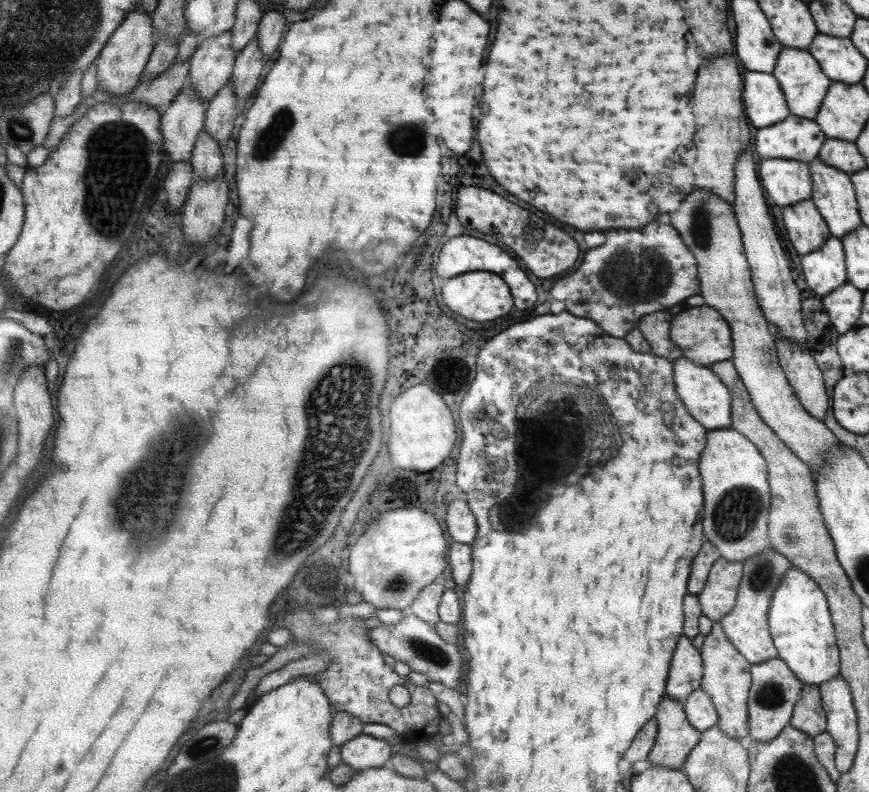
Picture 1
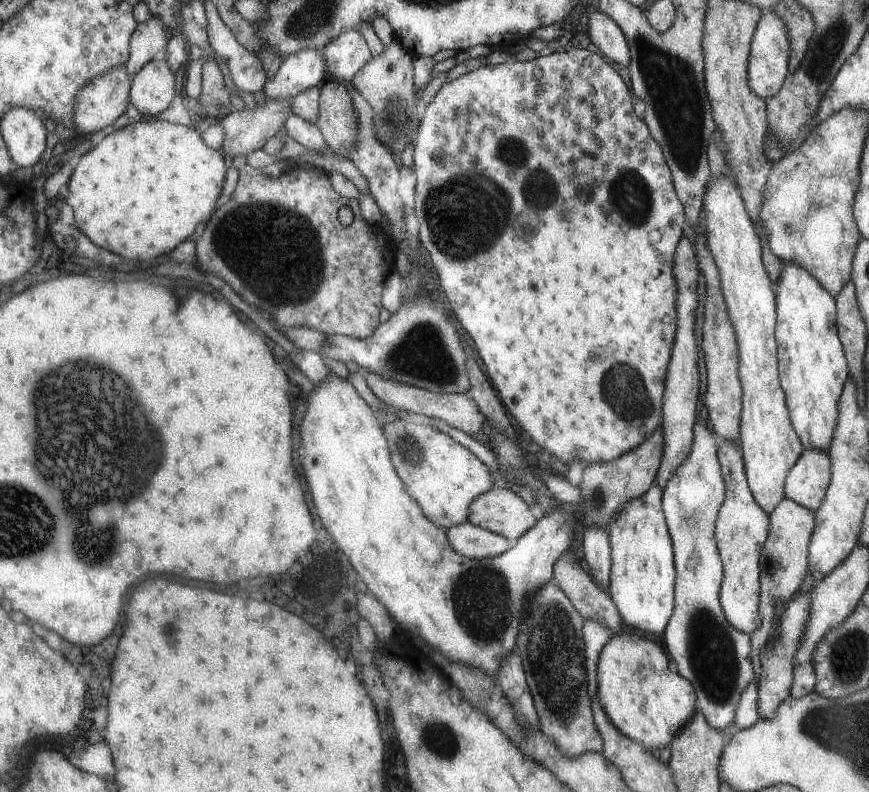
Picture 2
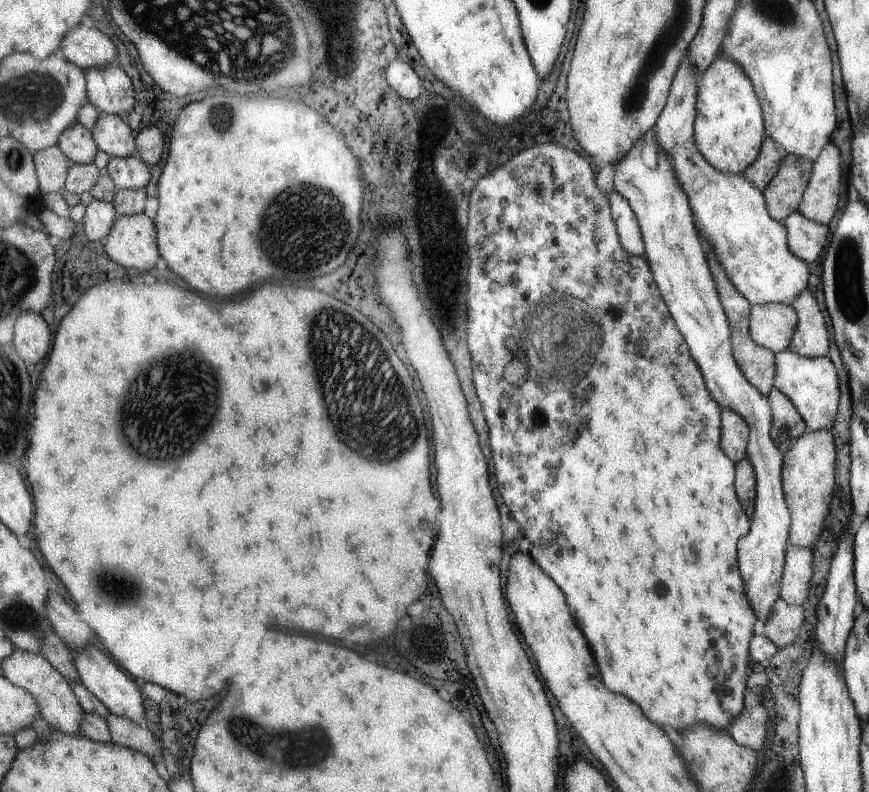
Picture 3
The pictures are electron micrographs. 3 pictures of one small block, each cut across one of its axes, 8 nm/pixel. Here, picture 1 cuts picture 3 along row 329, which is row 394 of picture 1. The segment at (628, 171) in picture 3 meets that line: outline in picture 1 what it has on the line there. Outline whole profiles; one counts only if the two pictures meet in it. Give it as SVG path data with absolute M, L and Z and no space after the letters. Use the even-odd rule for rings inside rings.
M680 357L673 361L675 367L675 384L678 387L680 399L691 414L702 423L708 431L730 429L732 426L731 394L728 387L710 366L705 367L698 363Z

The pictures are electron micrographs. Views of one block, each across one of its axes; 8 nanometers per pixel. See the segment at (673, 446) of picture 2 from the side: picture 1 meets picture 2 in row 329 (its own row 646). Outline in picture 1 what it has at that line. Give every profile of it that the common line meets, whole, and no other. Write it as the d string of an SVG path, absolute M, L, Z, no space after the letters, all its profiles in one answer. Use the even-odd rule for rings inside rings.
M686 636L680 638L667 678L667 698L684 701L696 688L701 688L702 659Z

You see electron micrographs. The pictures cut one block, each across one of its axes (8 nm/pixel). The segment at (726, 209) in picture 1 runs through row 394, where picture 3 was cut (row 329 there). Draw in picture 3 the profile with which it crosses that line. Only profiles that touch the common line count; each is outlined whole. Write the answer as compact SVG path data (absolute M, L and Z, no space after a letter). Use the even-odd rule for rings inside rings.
M755 305L752 306L750 317L750 331L754 342L775 353L789 349L799 322L797 310L792 305Z

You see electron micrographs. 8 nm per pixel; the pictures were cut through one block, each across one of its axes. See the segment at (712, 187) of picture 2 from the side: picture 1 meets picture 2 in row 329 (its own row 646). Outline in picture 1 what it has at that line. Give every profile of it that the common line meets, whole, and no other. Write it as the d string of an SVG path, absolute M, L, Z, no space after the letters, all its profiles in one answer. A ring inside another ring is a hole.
M767 546L766 550L756 557L744 561L743 566L743 580L739 585L736 605L719 622L723 625L723 632L728 640L731 640L736 650L739 650L740 654L743 654L744 658L753 665L779 656L774 636L770 634L768 613L772 597L775 596L776 589L780 587L780 581L784 580L788 569L792 568L792 564L782 554L775 552L774 548Z

